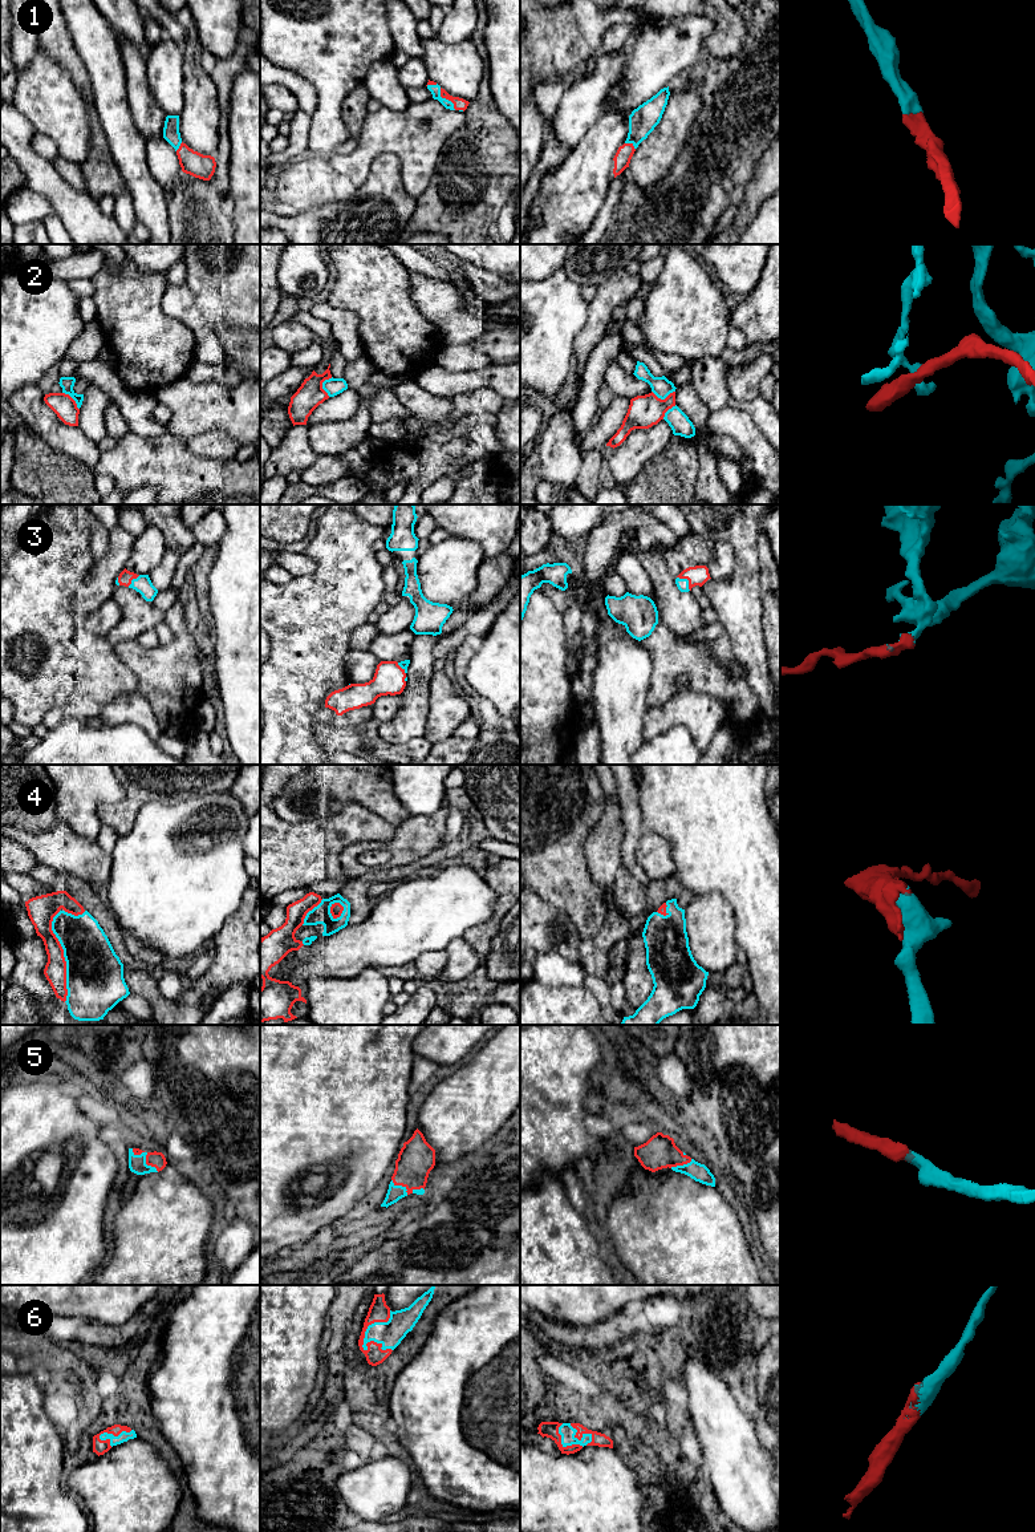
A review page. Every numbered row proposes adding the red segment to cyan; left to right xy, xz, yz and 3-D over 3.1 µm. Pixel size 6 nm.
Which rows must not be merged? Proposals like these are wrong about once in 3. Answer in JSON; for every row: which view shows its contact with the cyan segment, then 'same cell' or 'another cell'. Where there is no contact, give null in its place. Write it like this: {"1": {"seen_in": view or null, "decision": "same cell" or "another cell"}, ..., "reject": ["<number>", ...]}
{"1": {"seen_in": "xz", "decision": "same cell"}, "2": {"seen_in": "xz", "decision": "another cell"}, "3": {"seen_in": "yz", "decision": "same cell"}, "4": {"seen_in": "xy", "decision": "same cell"}, "5": {"seen_in": "xy", "decision": "same cell"}, "6": {"seen_in": "xz", "decision": "same cell"}, "reject": ["2"]}

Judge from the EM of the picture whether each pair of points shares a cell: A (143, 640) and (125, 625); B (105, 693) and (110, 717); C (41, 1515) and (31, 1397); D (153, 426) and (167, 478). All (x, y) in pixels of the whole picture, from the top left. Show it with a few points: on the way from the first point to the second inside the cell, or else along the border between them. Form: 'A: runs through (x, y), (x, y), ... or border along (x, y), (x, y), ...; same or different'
A: border along (153, 629), (145, 629), (136, 637); different
B: border along (136, 689), (114, 696), (102, 708); different
C: runs through (31, 1486), (31, 1426); same
D: border along (129, 432), (137, 436), (166, 434); different

